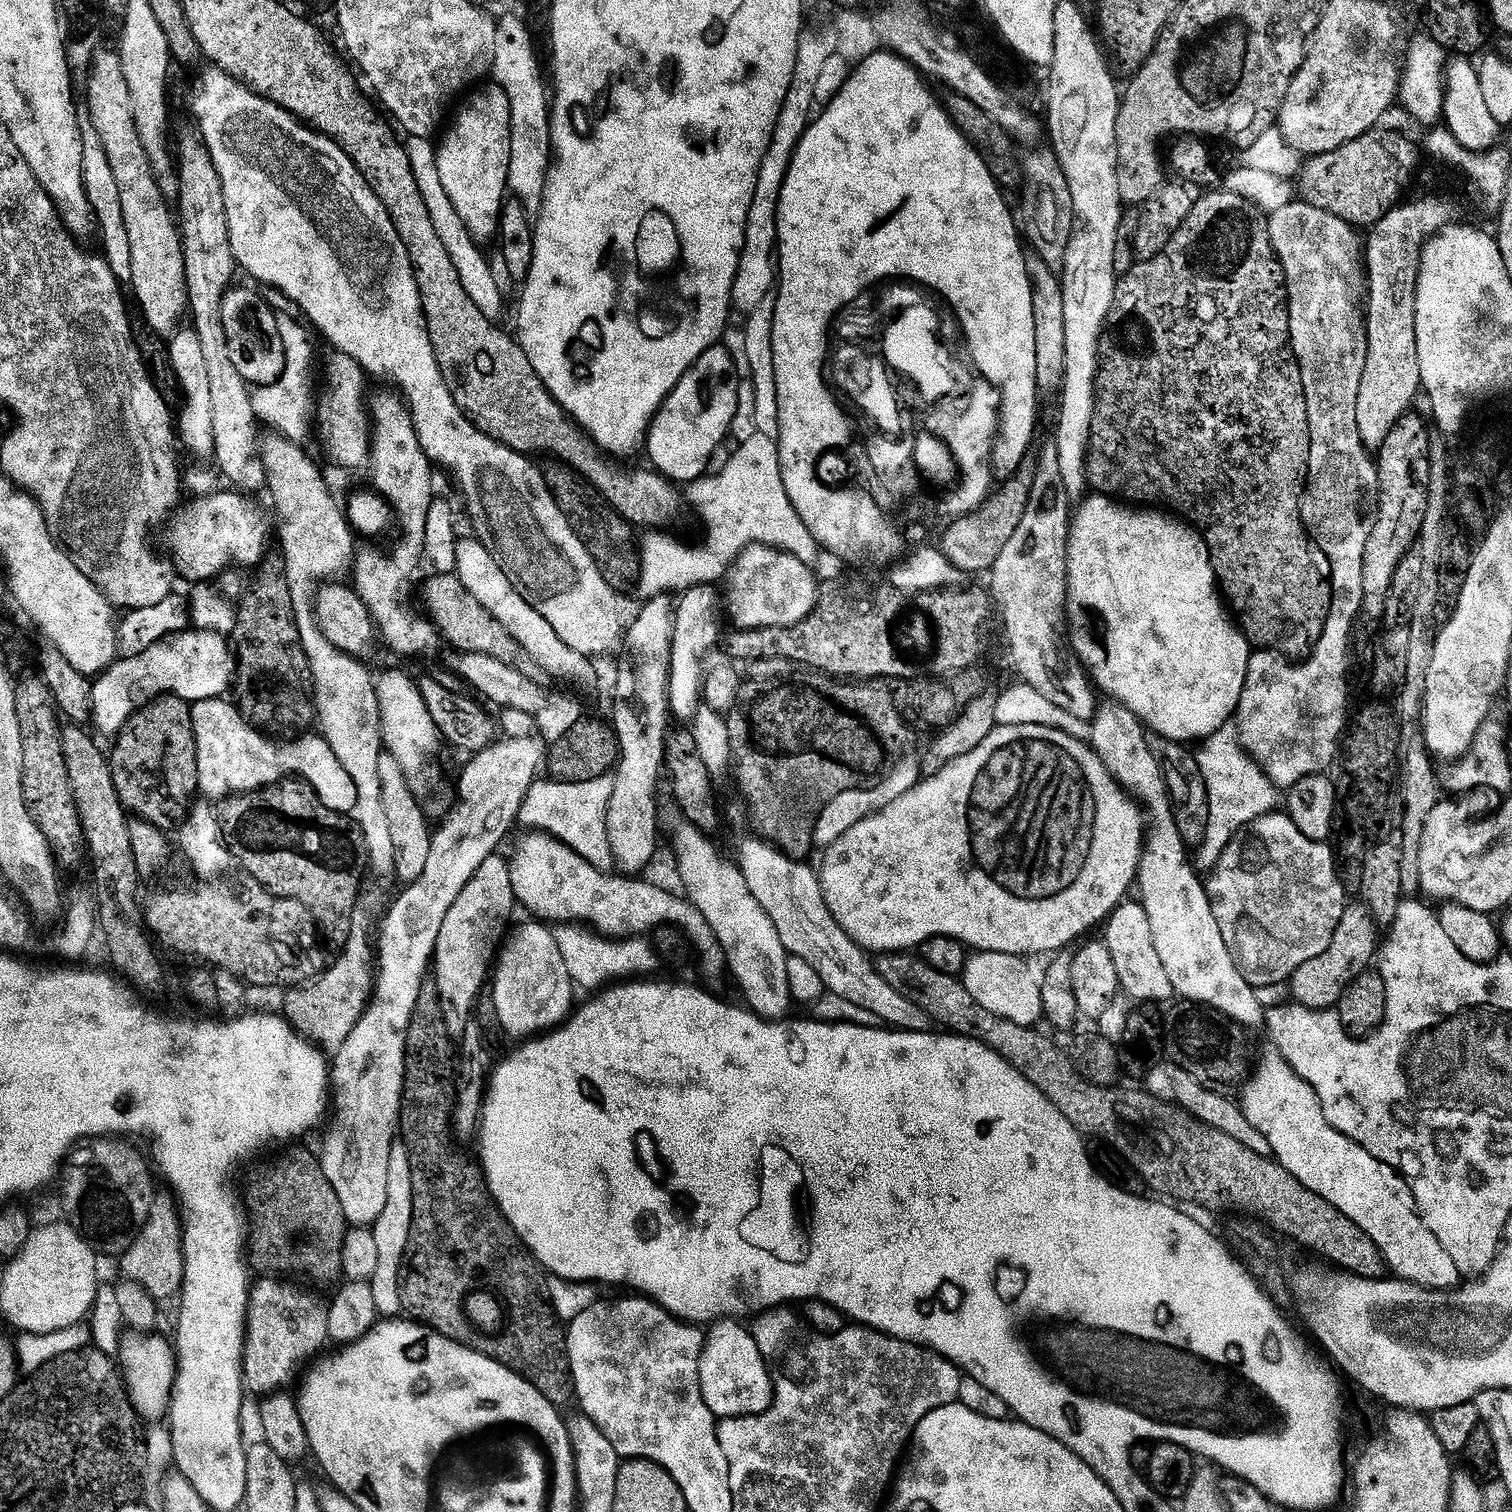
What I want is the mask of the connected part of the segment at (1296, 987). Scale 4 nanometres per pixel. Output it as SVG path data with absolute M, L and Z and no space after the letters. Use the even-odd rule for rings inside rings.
M1345 903L1342 918L1338 918L1338 926L1330 938L1326 950L1314 958L1306 958L1298 970L1294 970L1290 977L1292 984L1291 999L1303 1007L1315 1009L1331 1009L1340 1000L1342 990L1351 982L1352 977L1365 971L1373 960L1378 948L1376 940L1376 924L1372 921L1373 913L1367 903ZM1372 915L1372 916L1371 916Z

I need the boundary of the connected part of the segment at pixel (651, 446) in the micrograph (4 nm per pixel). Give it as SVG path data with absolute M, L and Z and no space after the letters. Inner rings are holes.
M717 342L703 352L682 374L682 378L668 391L668 396L661 408L652 416L652 421L645 433L644 448L651 458L651 467L663 473L673 482L691 482L705 475L711 454L719 444L725 443L724 435L732 424L732 415L736 412L736 403L740 400L740 380L736 377L736 360ZM707 400L717 404L716 409L708 408Z

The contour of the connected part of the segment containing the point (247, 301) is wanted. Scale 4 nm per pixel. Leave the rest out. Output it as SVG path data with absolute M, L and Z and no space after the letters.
M229 287L220 300L220 318L226 349L238 374L249 385L272 384L284 369L284 347L280 324L268 304L252 288Z

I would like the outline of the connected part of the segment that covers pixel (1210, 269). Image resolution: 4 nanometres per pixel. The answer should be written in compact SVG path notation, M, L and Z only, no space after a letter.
M1216 190L1205 191L1208 192L1205 196L1197 195L1193 199L1190 214L1186 214L1186 218L1170 234L1170 242L1166 242L1166 246L1162 246L1158 254L1145 260L1137 259L1136 265L1125 276L1123 273L1117 279L1113 302L1100 335L1095 379L1096 409L1091 433L1098 436L1101 444L1115 445L1112 464L1116 464L1117 455L1120 460L1124 460L1124 464L1120 464L1120 476L1116 476L1116 480L1100 480L1100 484L1090 486L1093 491L1123 498L1140 506L1163 506L1165 509L1173 508L1168 509L1173 513L1181 512L1176 514L1204 537L1219 591L1249 645L1273 648L1274 651L1281 652L1279 655L1284 658L1303 658L1312 651L1322 634L1323 595L1329 589L1331 574L1326 554L1317 541L1313 539L1309 544L1304 544L1306 536L1300 536L1300 530L1306 524L1296 524L1296 496L1302 495L1300 479L1306 479L1308 472L1310 430L1302 374L1296 357L1292 354L1292 344L1288 341L1288 291L1284 285L1284 267L1272 248L1268 226L1260 226L1260 222L1256 222L1258 246L1242 246L1242 240L1238 240L1236 236L1226 236L1226 222L1218 222L1220 218L1216 214L1220 212L1220 208L1228 208L1232 204L1236 206L1236 199L1240 195L1227 190L1212 191Z

